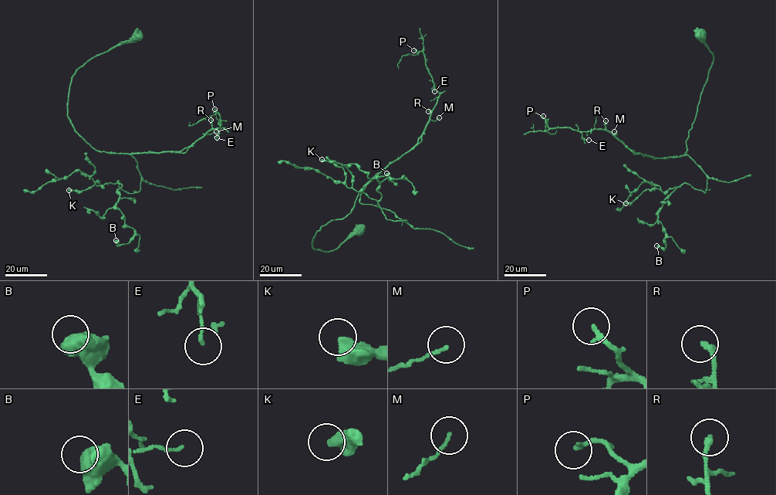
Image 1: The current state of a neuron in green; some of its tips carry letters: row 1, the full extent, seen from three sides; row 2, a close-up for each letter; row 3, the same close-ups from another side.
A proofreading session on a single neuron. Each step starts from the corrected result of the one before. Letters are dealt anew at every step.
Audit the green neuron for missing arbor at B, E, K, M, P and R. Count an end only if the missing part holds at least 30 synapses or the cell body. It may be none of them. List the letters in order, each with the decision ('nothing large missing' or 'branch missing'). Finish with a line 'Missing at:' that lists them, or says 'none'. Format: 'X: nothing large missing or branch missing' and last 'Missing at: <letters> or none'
B: nothing large missing
E: nothing large missing
K: nothing large missing
M: nothing large missing
P: nothing large missing
R: nothing large missing
Missing at: none

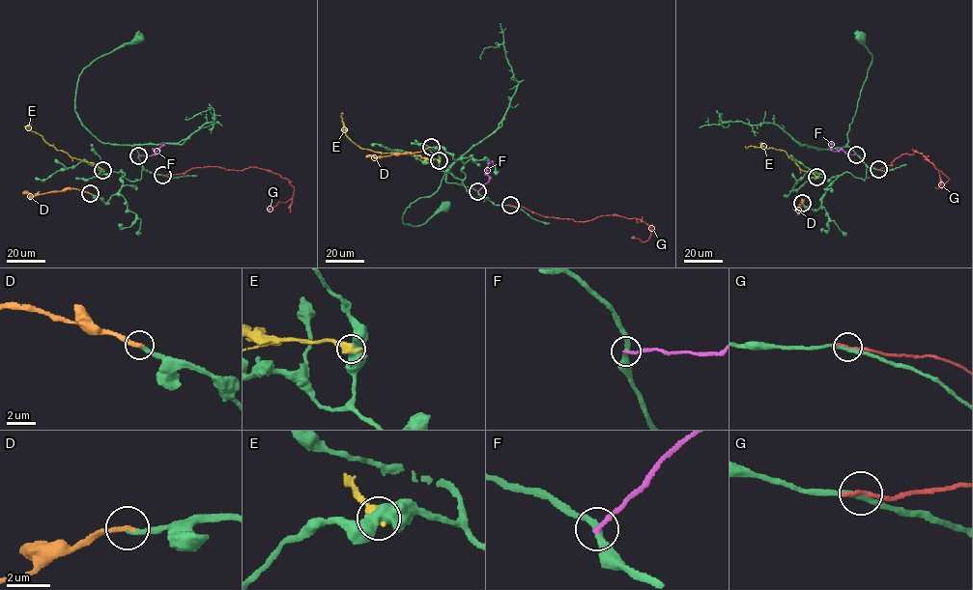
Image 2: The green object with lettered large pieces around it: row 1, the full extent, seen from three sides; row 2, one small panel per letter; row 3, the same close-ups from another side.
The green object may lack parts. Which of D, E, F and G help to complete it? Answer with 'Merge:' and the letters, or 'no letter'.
Merge: D

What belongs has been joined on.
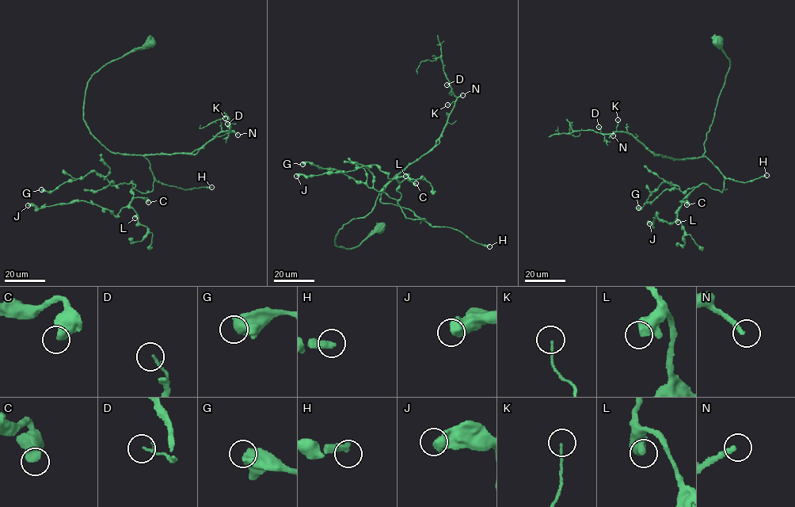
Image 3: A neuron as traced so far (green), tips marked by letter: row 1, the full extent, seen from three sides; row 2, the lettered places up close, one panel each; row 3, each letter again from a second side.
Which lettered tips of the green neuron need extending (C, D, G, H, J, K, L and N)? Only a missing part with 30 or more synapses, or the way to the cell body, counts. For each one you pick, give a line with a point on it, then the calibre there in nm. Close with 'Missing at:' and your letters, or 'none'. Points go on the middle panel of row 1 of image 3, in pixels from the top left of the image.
H: place (489, 246); calibre 360 nm
N: place (462, 95); calibre 260 nm
Missing at: H, N

